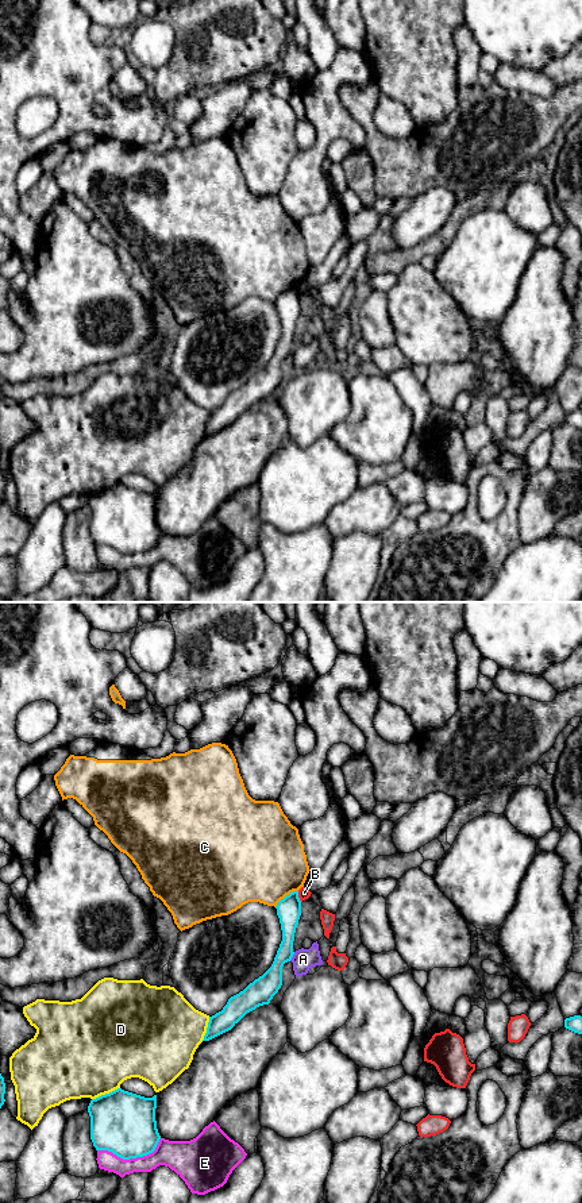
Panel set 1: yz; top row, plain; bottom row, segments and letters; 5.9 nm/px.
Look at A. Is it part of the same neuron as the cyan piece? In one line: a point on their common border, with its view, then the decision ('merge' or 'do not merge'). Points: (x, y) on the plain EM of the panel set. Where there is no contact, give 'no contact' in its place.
meets cyan in yz at (292, 351); merge

